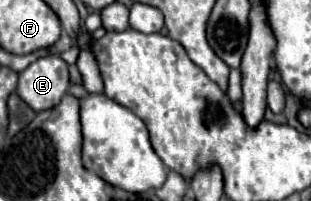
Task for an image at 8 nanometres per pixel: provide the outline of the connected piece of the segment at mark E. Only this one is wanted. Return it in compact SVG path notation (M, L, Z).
M48 55L36 59L20 73L16 93L38 113L56 107L68 87L68 65L58 55Z

